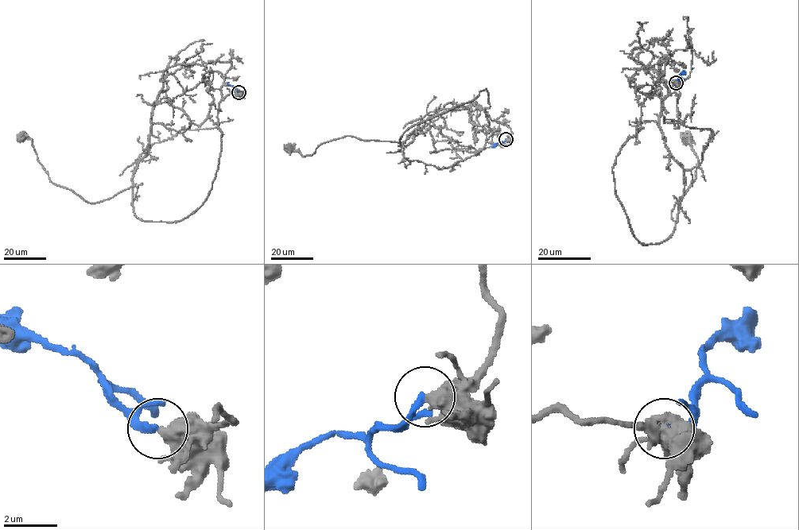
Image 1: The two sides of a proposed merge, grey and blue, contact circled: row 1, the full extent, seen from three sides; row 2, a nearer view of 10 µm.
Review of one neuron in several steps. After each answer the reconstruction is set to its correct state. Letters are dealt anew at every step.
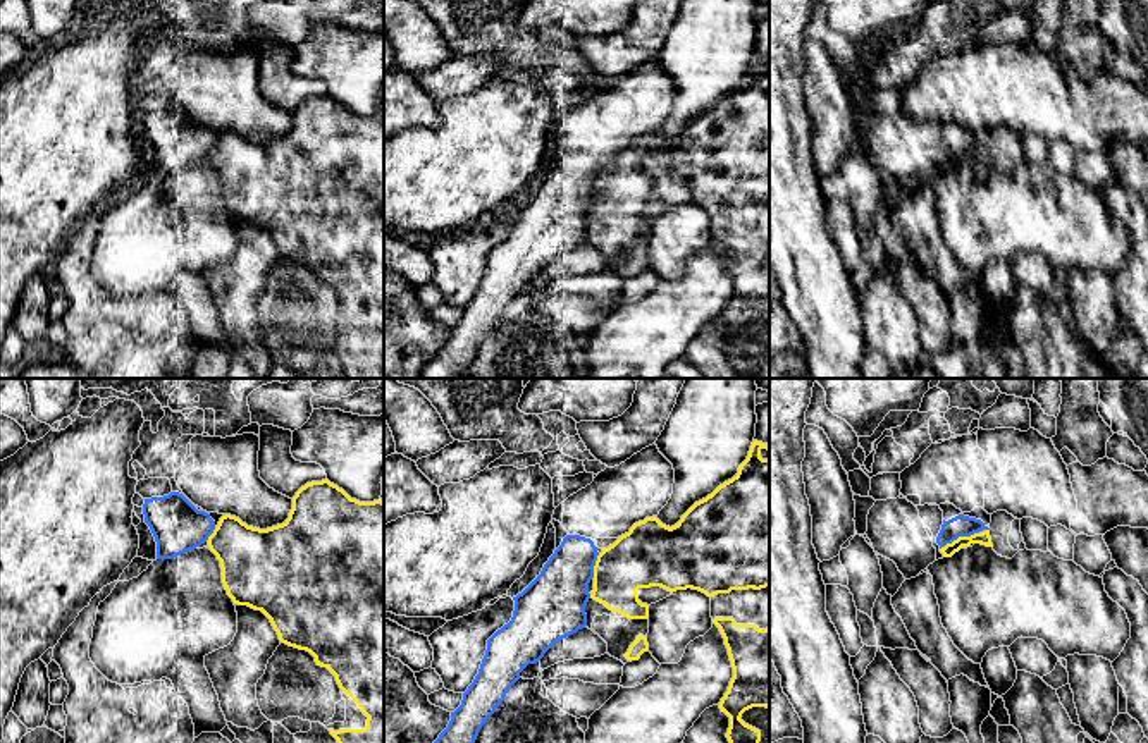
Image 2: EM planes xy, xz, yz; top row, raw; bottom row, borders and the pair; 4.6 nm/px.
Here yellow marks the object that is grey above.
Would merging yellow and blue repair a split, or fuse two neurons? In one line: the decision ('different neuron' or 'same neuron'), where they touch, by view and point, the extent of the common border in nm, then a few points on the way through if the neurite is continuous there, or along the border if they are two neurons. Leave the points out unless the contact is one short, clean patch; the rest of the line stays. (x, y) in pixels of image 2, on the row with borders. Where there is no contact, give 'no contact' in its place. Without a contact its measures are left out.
different neuron; meets yellow in yz at (959, 537); contact 200 nm long; border along yz (978, 532), (957, 537), (940, 549)

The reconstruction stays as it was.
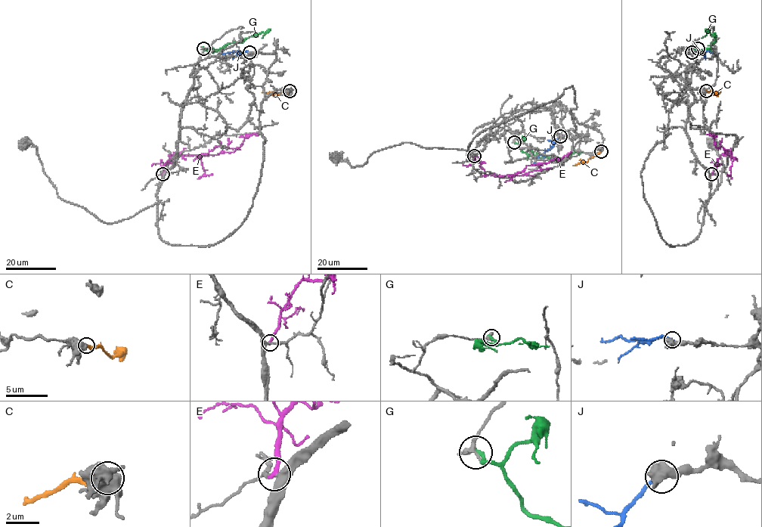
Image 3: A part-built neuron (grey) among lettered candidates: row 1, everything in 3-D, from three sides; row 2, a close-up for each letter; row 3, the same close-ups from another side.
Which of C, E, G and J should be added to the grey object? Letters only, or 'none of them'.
C

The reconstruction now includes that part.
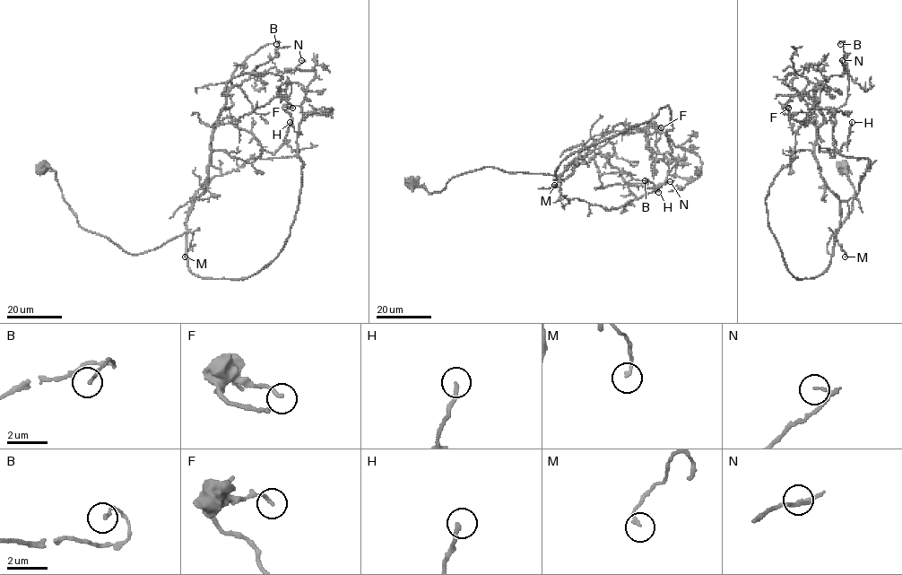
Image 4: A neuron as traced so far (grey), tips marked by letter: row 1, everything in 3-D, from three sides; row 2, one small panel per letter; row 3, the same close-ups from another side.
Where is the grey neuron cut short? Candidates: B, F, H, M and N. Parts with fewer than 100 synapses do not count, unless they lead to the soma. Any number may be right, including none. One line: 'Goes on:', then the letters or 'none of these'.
Goes on: none of these

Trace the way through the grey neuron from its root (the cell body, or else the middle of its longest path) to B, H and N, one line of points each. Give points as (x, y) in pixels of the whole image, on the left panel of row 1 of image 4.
B: (44, 168), (82, 228), (129, 254), (160, 248), (187, 230), (203, 192), (233, 71), (276, 44)
H: (44, 168), (55, 172), (82, 228), (143, 254), (187, 230), (224, 108), (273, 154), (290, 122)
N: (44, 168), (82, 228), (129, 254), (157, 248), (187, 230), (227, 92), (301, 60)

